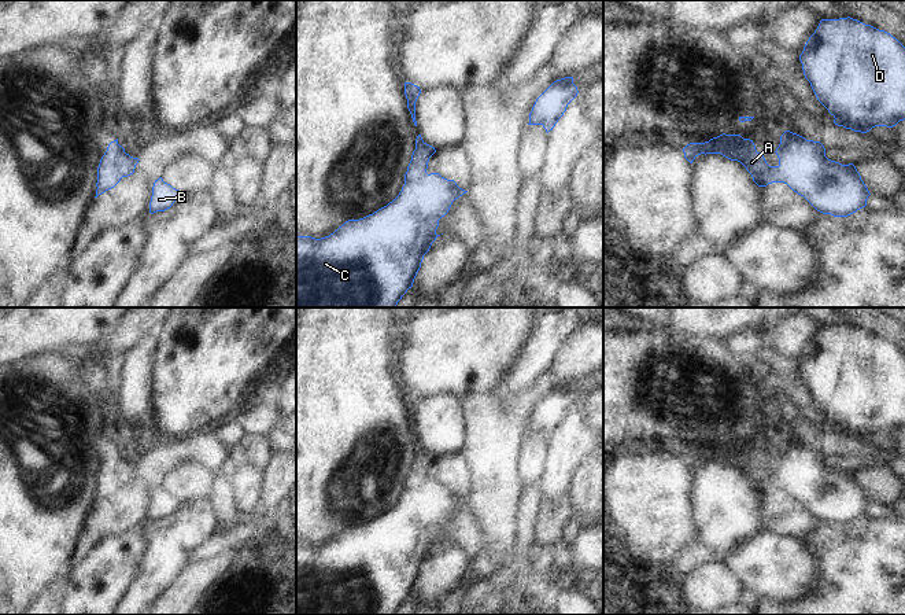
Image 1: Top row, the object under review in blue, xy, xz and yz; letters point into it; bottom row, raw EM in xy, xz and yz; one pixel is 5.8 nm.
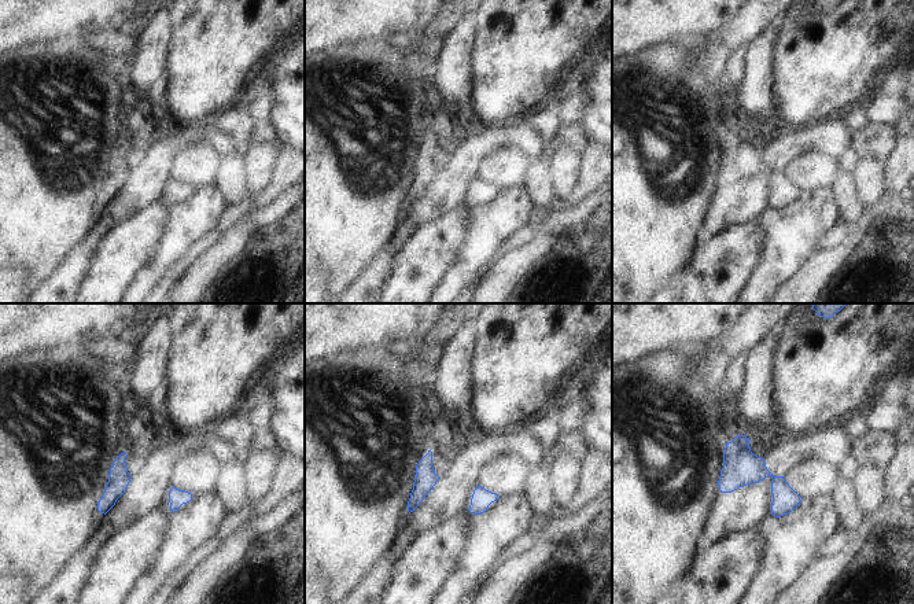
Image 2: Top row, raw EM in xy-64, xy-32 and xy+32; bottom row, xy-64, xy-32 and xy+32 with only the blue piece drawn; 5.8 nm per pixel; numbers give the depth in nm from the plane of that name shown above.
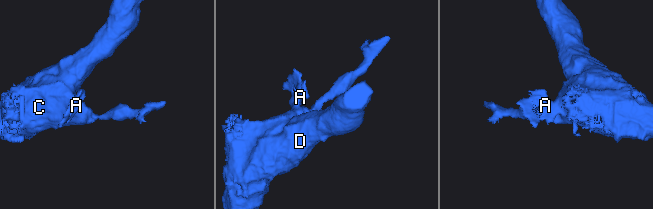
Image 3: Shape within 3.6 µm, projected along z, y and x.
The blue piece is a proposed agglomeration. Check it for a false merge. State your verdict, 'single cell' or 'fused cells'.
single cell

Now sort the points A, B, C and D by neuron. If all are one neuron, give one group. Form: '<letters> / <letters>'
A B C D

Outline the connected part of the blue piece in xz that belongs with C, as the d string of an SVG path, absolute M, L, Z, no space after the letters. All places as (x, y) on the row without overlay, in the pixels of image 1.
M418 442L405 482L405 493L392 509L363 526L346 529L329 544L315 546L296 542L296 615L396 615L413 594L424 563L440 544L436 541L439 527L448 520L455 507L468 500L454 487L447 487L439 480L426 480L429 465L435 460L435 454Z

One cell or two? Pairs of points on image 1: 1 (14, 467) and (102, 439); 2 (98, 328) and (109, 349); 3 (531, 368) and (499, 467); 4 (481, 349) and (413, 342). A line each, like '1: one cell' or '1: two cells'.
1: one cell
2: two cells
3: two cells
4: one cell

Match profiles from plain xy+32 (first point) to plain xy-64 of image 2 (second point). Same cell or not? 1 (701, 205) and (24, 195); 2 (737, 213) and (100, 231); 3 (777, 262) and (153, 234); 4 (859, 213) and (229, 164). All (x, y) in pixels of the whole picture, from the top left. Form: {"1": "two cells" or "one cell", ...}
{"1": "one cell", "2": "two cells", "3": "two cells", "4": "one cell"}

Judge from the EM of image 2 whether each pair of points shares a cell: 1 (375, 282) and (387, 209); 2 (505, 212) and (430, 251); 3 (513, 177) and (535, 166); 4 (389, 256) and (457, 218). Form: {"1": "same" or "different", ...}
{"1": "different", "2": "different", "3": "different", "4": "different"}

